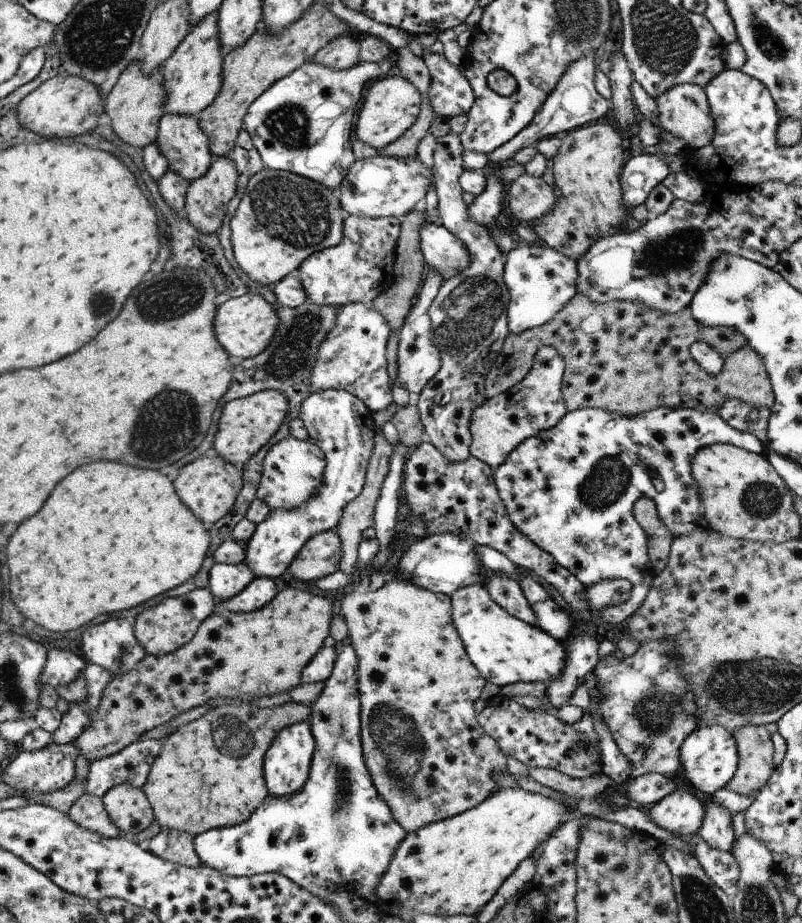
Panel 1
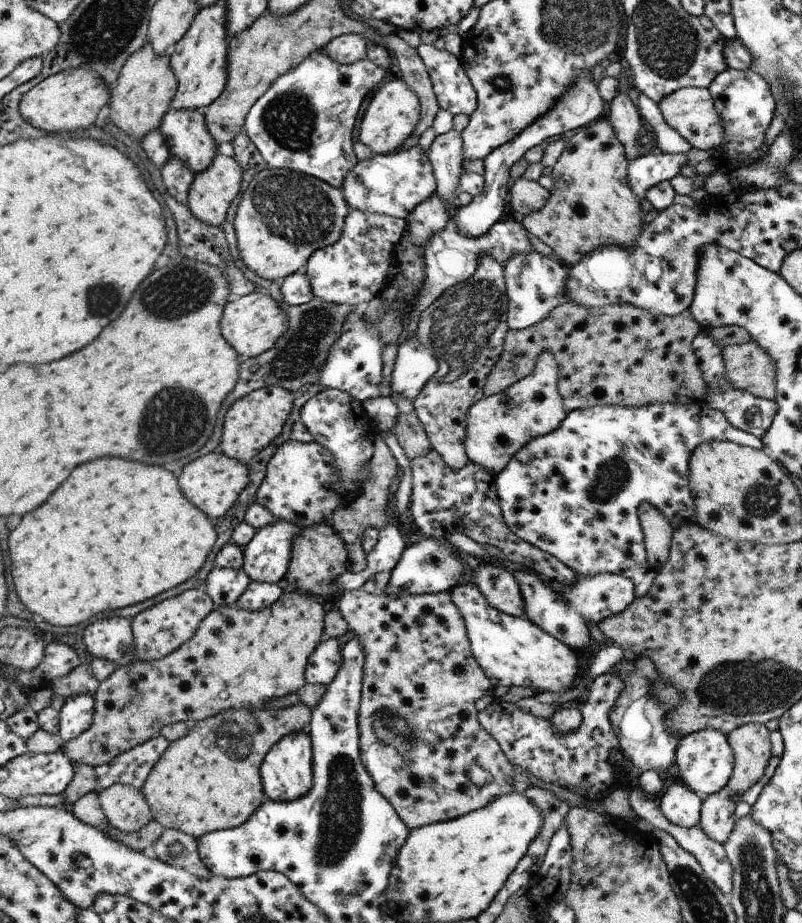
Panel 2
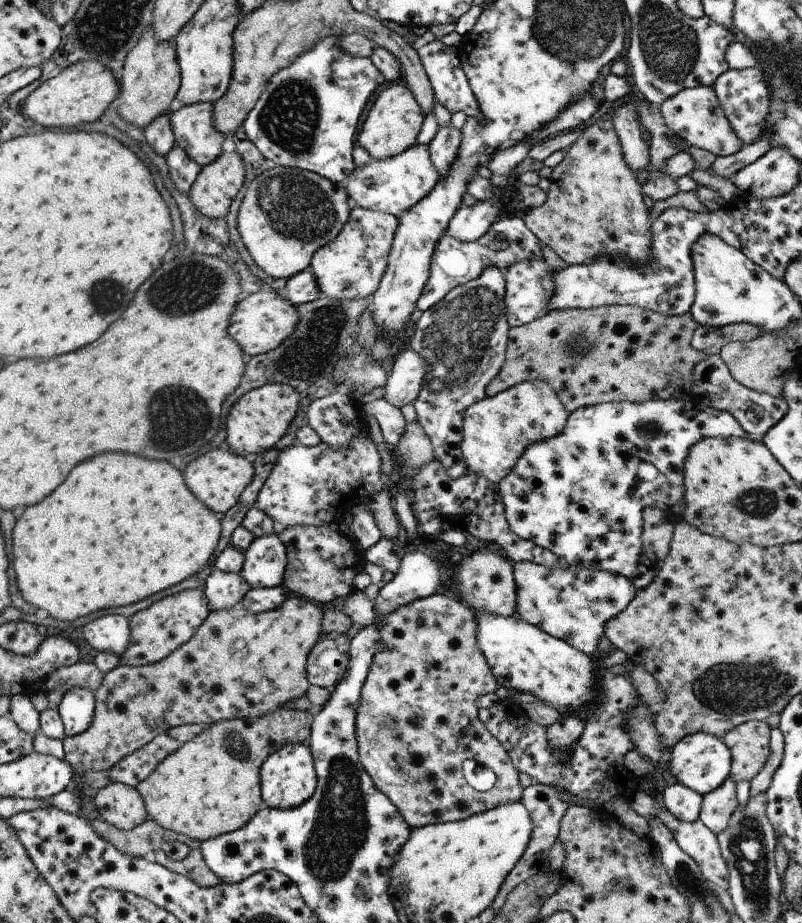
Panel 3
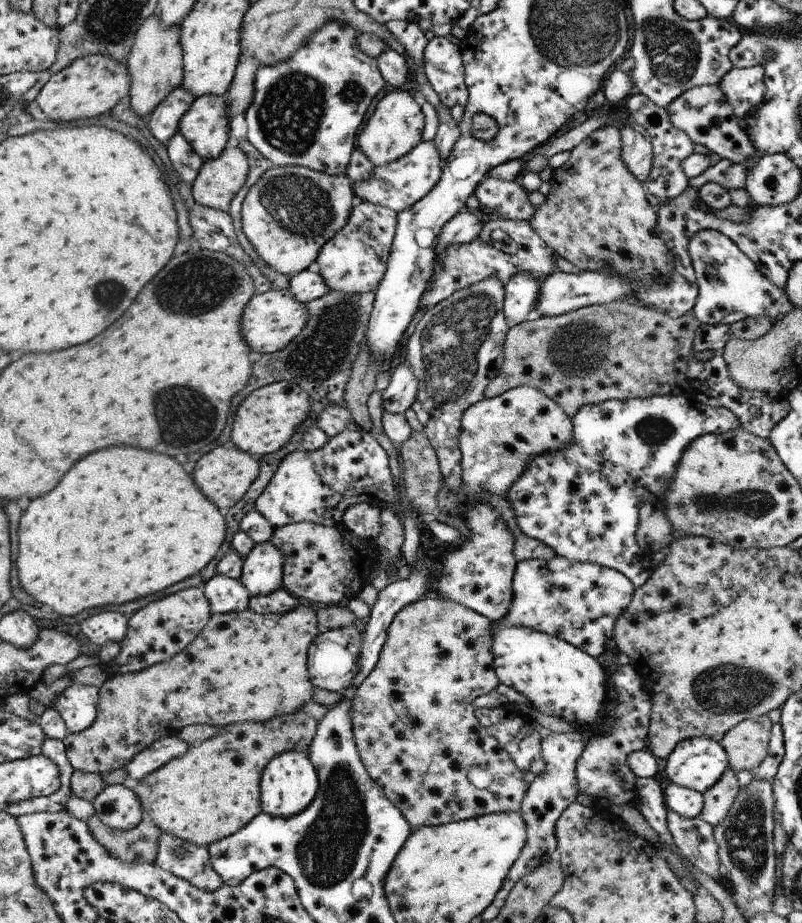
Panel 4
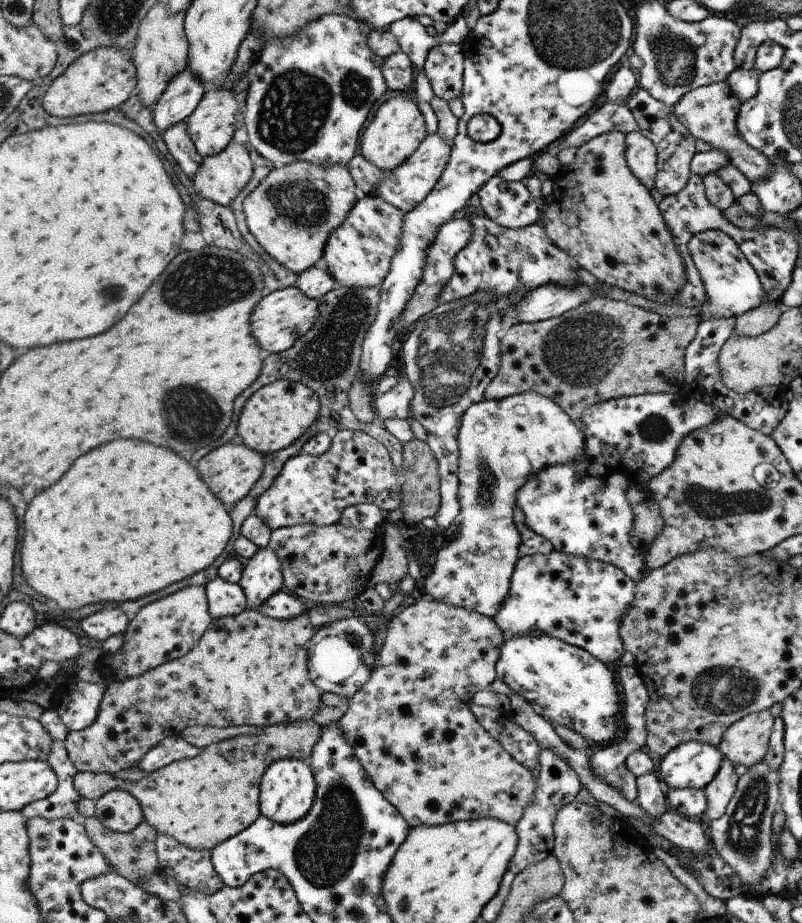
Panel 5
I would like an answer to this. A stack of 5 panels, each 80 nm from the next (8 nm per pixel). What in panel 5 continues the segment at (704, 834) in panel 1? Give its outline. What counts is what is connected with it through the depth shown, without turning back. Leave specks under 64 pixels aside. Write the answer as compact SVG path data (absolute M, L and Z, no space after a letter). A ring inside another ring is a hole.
M725 759L717 777L704 789L707 800L707 808L702 817L706 822L721 818L725 812L734 792L736 792L738 777L734 764Z

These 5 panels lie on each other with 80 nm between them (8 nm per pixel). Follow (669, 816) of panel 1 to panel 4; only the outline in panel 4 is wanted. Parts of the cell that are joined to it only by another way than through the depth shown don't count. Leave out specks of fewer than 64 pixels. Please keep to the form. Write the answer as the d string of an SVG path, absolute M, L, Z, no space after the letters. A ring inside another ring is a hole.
M671 783L663 791L667 809L684 818L699 817L703 810L703 794L690 788Z

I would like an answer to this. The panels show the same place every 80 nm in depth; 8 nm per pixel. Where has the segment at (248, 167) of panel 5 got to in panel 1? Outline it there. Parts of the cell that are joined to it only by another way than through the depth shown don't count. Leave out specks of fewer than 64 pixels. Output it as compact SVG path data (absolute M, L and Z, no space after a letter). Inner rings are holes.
M222 155L214 158L208 173L194 179L189 184L185 198L184 216L192 223L194 228L197 228L197 231L204 234L212 234L212 232L220 230L225 214L228 212L228 206L237 194L238 182L237 163L233 159L226 157L226 155Z

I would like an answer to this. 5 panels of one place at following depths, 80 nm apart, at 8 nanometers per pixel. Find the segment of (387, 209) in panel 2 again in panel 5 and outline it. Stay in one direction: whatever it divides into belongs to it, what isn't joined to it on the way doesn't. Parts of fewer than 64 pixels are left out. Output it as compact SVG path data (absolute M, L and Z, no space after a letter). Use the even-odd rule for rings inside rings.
M430 134L425 138L425 141L418 146L418 149L402 162L401 166L394 170L382 171L382 180L376 186L374 196L382 198L384 202L392 204L402 212L409 212L417 205L421 205L423 201L437 187L437 183L444 176L446 166L449 165L449 157L452 153L451 144L446 142L445 138L440 138L438 134Z

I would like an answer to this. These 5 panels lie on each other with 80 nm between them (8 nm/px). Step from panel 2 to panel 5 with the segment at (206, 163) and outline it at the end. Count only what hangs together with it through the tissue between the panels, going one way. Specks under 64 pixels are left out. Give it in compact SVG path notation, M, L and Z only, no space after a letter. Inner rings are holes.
M230 86L220 88L220 90L206 90L194 112L184 120L186 122L186 132L193 140L196 151L203 158L216 156L231 144L236 130L234 128L236 114L240 112L236 96L237 94L234 94Z

